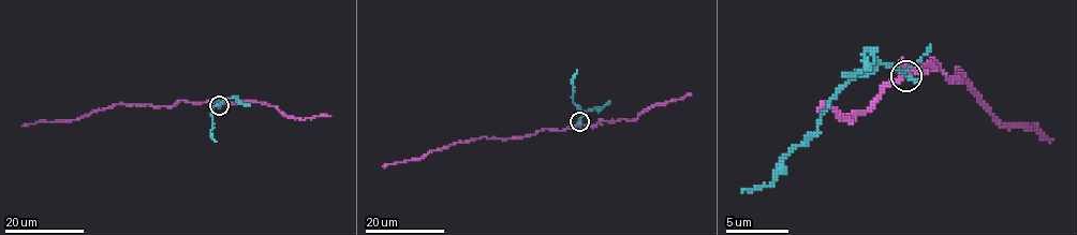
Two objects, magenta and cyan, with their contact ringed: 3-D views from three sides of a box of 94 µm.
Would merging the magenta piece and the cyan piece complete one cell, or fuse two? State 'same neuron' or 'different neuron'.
different neuron

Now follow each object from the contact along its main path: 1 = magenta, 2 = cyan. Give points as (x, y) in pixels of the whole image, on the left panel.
1: (219, 104), (177, 101), (171, 106), (116, 103), (72, 120), (38, 121), (23, 126)
2: (219, 105), (211, 113), (211, 137), (217, 142)

